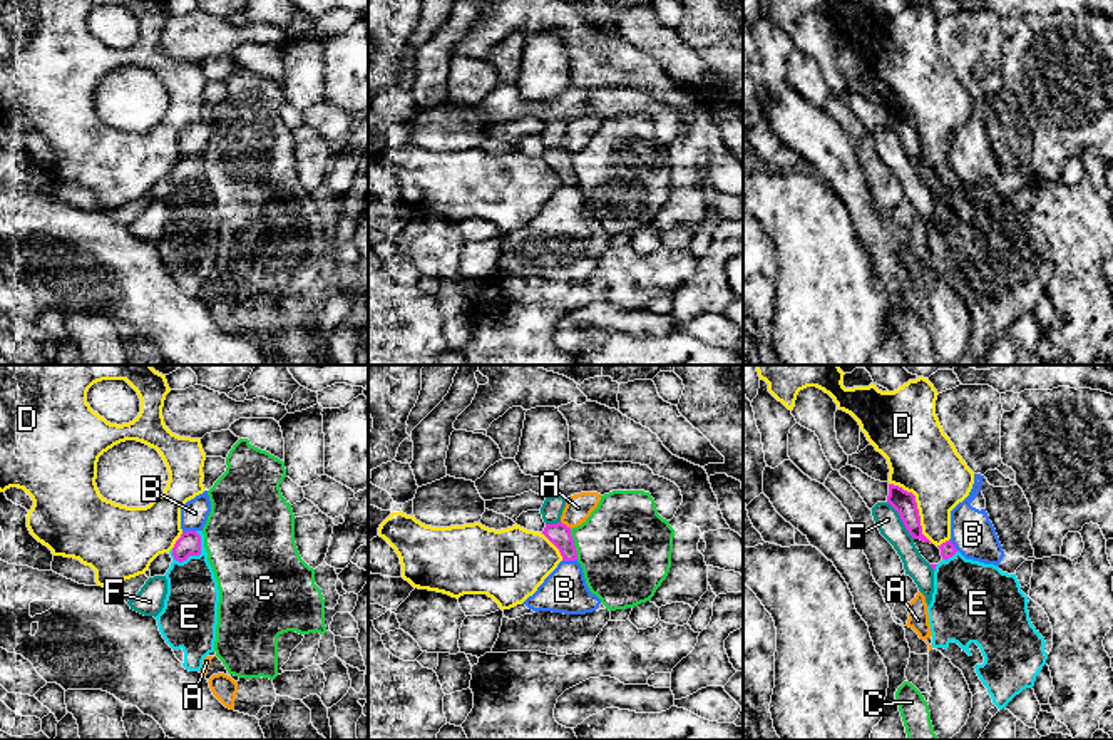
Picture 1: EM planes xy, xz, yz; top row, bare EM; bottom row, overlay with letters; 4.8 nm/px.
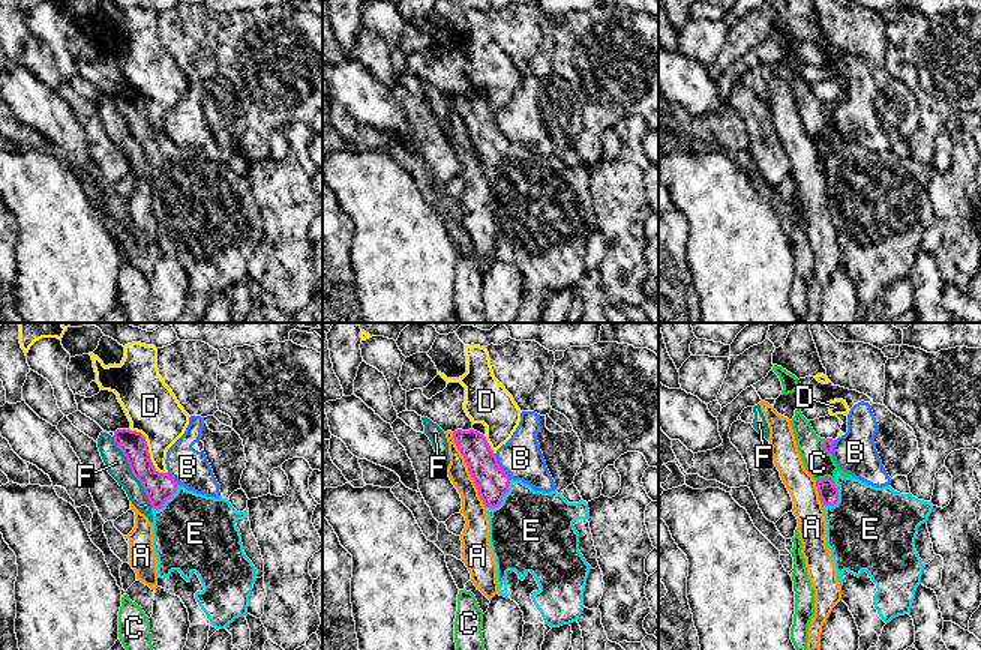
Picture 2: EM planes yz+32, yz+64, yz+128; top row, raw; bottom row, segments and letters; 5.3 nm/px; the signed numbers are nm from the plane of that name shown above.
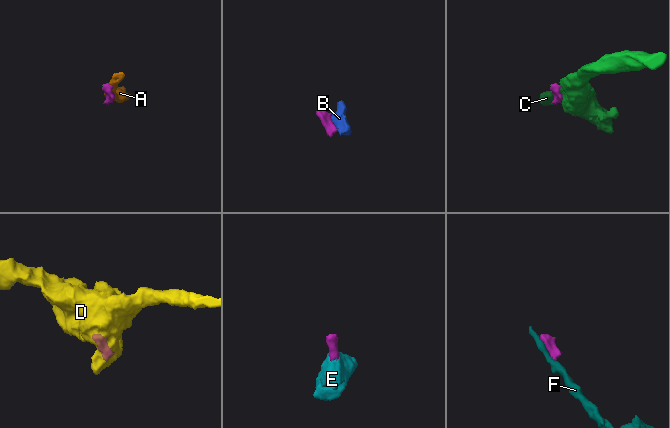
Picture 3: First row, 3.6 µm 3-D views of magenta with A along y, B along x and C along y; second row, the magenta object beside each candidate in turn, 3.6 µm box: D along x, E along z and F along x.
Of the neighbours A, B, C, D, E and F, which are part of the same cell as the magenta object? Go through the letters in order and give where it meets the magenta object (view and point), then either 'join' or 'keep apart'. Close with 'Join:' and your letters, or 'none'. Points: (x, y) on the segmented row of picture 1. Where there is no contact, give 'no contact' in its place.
A: contact xz (564, 524); keep apart
B: contact xz (569, 560); keep apart
C: contact xz (573, 544); keep apart
D: contact yz (916, 508); keep apart
E: contact xy (198, 554); join
F: contact yz (901, 518); keep apart
Join: E

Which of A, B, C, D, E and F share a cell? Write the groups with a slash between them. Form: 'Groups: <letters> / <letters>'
Groups: A / B / C / D / E / F

